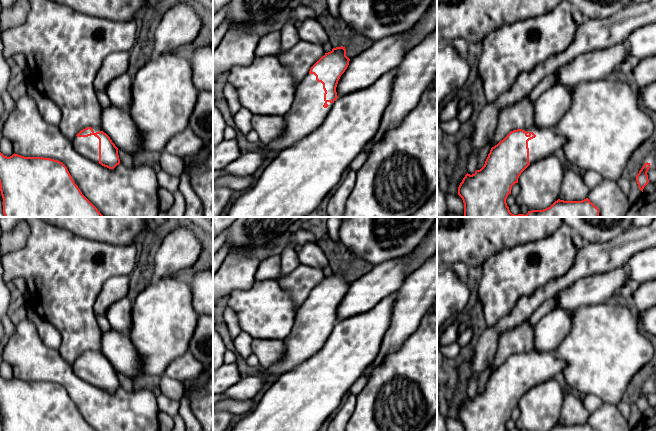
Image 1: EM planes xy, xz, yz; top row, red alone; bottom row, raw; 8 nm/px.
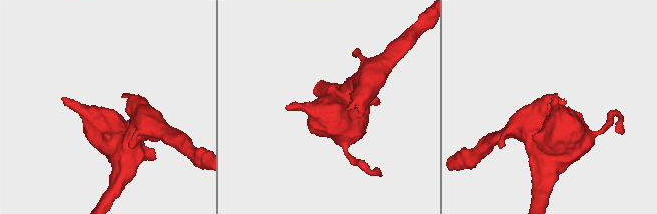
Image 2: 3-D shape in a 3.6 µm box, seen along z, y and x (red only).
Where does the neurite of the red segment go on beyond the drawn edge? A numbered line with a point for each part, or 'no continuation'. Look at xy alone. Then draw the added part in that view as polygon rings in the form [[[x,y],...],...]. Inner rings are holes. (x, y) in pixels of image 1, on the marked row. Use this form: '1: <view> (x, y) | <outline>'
1: xy (88, 147) | [[[94,135],[75,137],[72,143],[76,150],[87,159],[99,163],[99,139]]]

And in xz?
1: xz (307, 112) | [[[307,74],[303,80],[296,86],[295,98],[290,111],[284,116],[286,124],[284,132],[273,139],[269,144],[265,145],[266,151],[263,152],[266,162],[273,160],[282,150],[296,144],[301,138],[315,130],[325,119],[330,111],[333,103],[327,102],[329,105],[324,108],[324,89],[323,84],[316,80],[314,74]]]

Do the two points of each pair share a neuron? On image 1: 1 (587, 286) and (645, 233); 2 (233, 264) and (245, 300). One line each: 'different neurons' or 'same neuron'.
1: different neurons
2: different neurons

